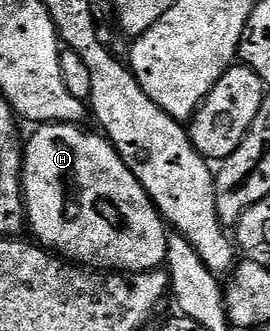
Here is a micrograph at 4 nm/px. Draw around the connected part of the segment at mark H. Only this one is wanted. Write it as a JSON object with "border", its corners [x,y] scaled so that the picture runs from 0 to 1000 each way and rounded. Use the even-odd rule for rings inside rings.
{"border":[[[181,369],[130,384],[119,420],[85,432],[89,628],[96,683],[144,740],[219,776],[374,822],[519,828],[611,801],[626,698],[526,556],[481,520],[430,444],[381,402],[337,405],[296,375]]]}

